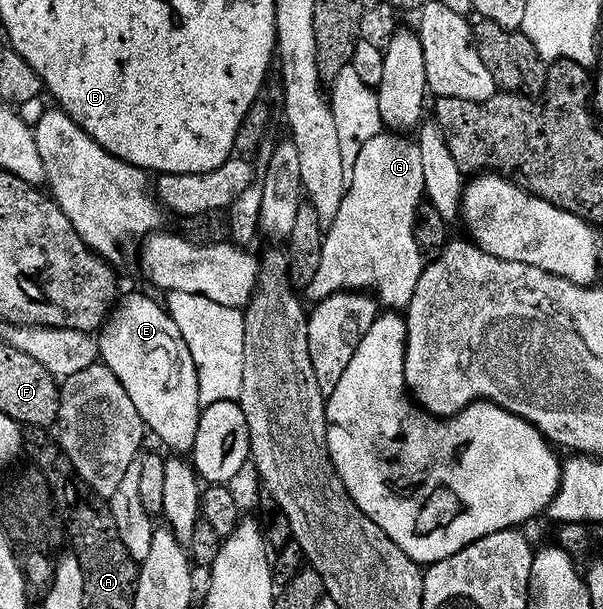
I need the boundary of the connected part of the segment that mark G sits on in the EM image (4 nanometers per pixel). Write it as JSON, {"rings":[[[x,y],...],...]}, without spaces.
{"rings":[[[384,131],[370,139],[358,155],[355,169],[350,175],[348,193],[343,199],[341,210],[338,211],[338,217],[327,230],[321,267],[309,278],[307,300],[319,303],[341,292],[367,292],[374,294],[379,304],[387,310],[407,310],[426,264],[416,235],[416,220],[425,191],[422,153],[413,138]]]}

